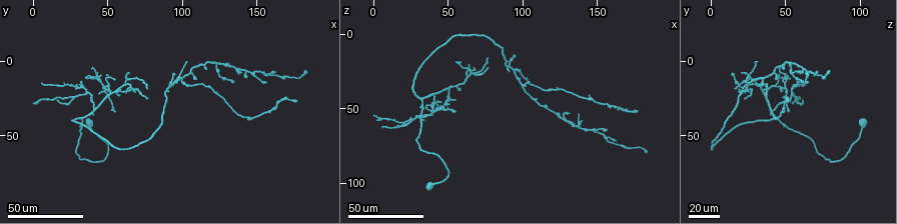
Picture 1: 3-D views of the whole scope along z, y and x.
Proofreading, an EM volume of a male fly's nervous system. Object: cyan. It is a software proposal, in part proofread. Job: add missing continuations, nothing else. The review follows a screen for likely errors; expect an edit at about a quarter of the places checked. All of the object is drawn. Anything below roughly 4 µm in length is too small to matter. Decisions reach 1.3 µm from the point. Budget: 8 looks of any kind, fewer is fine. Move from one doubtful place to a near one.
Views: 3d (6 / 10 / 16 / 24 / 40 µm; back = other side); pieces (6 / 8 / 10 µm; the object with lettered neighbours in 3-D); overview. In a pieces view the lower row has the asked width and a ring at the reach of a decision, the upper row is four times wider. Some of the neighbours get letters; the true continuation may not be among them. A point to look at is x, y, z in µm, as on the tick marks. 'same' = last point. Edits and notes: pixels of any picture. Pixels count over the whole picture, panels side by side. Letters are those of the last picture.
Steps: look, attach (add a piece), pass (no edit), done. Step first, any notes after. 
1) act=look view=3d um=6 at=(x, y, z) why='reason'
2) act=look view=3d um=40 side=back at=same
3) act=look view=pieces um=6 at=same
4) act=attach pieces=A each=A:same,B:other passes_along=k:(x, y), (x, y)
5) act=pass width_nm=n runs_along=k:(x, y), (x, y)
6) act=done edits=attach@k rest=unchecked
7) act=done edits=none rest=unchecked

act=look view=3d um=40 at=(78, 18, 16) why='tapers out'

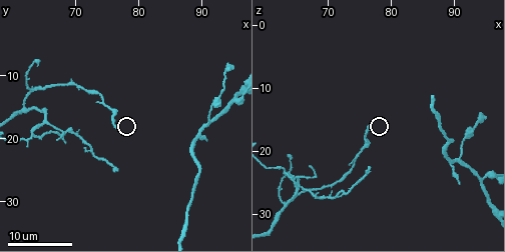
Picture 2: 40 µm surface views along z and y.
act=look view=pieces um=8 at=(76.5, 18.5, 16.0) why='what lies round it'

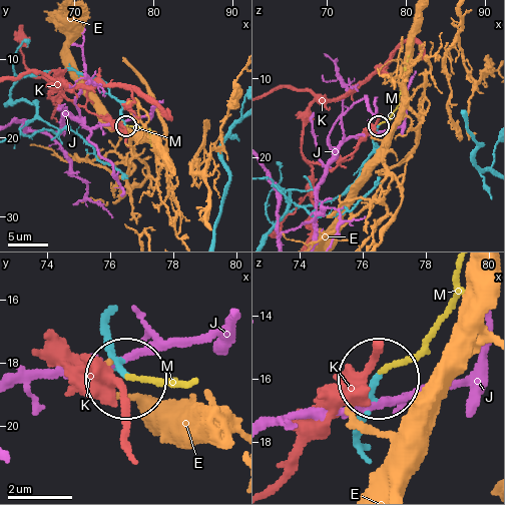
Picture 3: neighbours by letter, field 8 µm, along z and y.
act=attach pieces=M each=E:other,J:other,K:other,M:same found='it goes on there'

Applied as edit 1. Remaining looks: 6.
act=look view=overview

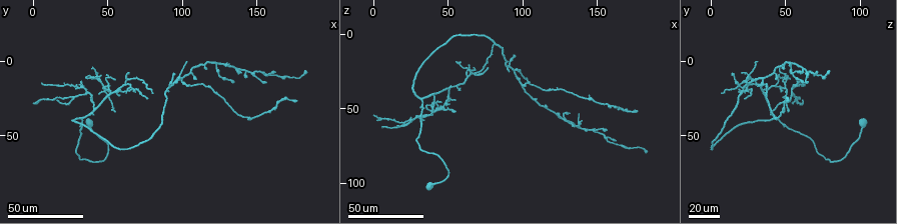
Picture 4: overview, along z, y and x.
act=look view=3d um=24 at=(76, 24, 22) why='long arm stops here'

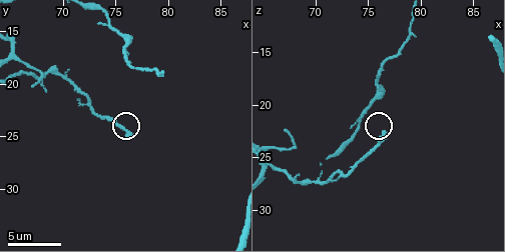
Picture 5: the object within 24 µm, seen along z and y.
act=look view=pieces um=6 at=(76.4, 25.0, 22.6)

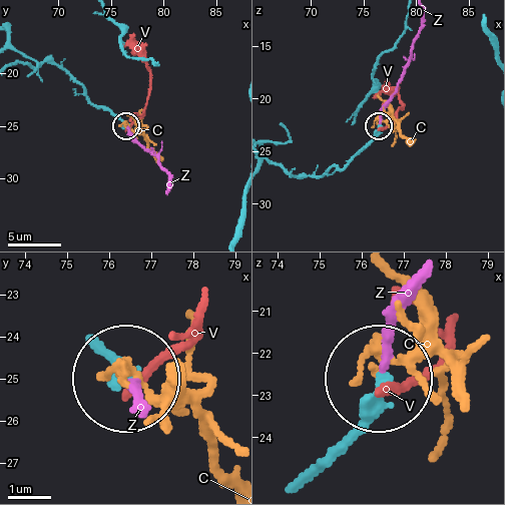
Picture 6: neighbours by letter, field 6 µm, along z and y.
act=attach pieces=Z width_nm=260 each=C:other,V:other,Z:same passes_along=6:(105, 106), (156, 157), (169, 176), (168, 191) found='the cell continues'

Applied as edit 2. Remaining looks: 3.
act=look view=3d um=24 at=(54, 12, 42)

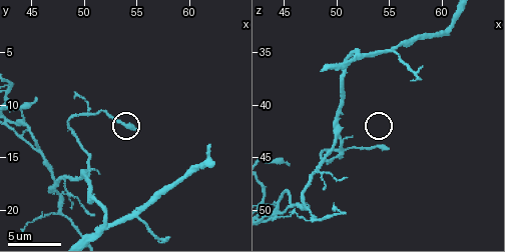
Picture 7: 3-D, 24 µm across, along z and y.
act=look view=pieces um=8 at=(55.0, 12.2, 44.0) why='see the neighbours'

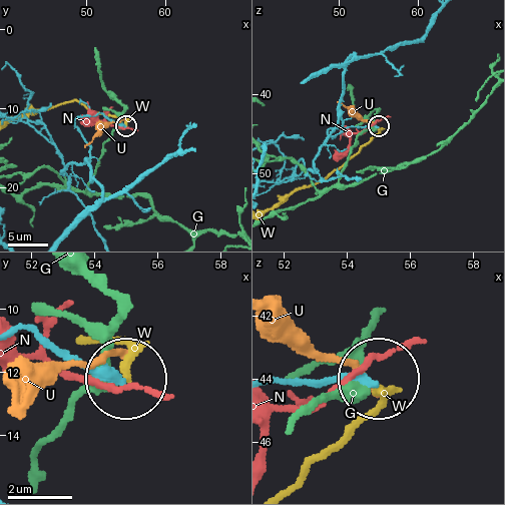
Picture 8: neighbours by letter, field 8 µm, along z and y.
act=pass each=G:other,N:other,U:other,W:other runs_along=8:(18, 333), (42, 336), (120, 379) found='no lettered piece goes on from it'

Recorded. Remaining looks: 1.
act=done edits=attach@3,attach@6 rest=unchecked

